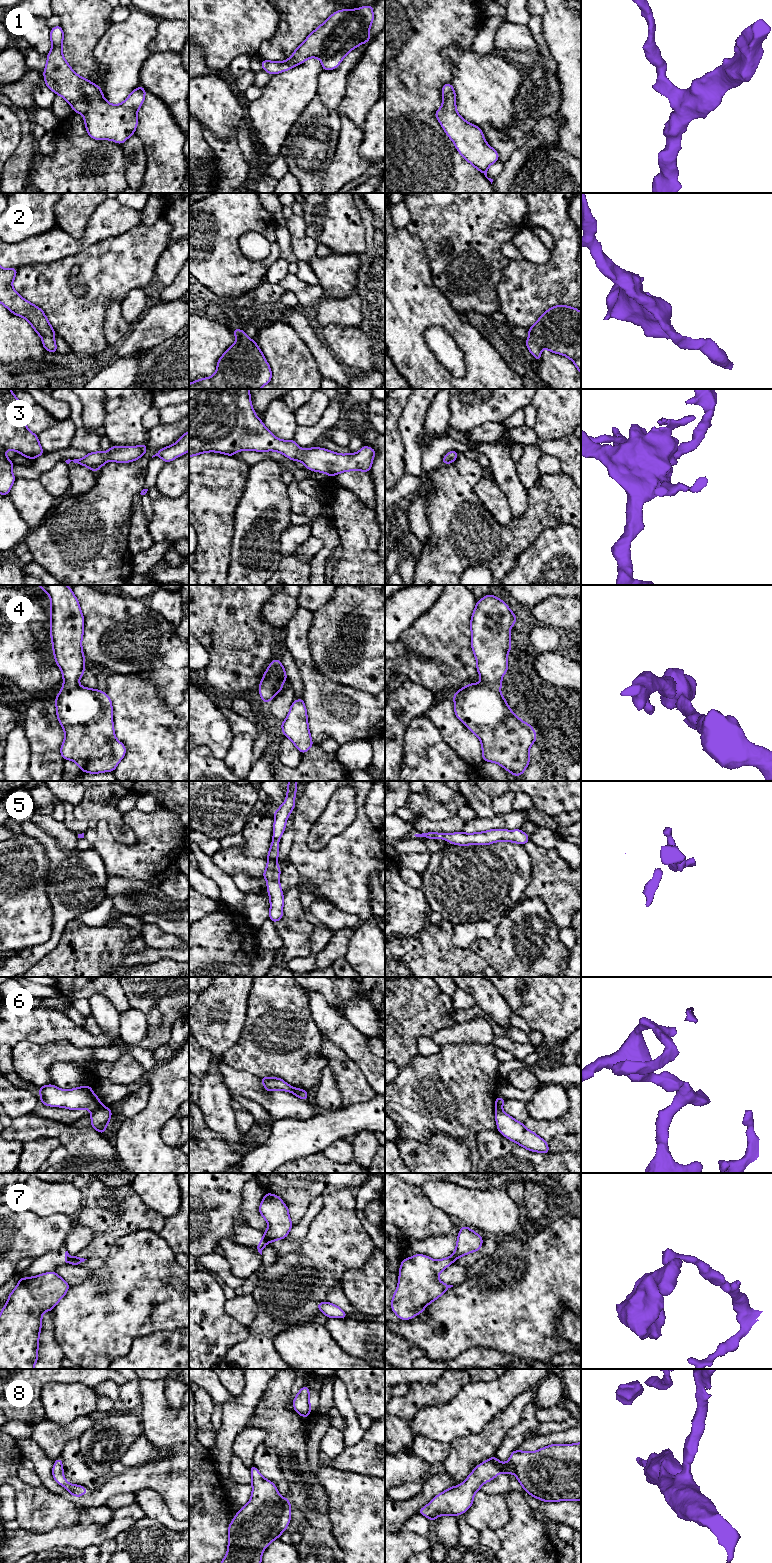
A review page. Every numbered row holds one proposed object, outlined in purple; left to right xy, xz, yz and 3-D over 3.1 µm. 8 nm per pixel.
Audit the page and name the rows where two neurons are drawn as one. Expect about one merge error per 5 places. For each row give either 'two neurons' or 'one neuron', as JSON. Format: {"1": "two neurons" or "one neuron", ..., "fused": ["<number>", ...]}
{"1": "one neuron", "2": "one neuron", "3": "one neuron", "4": "one neuron", "5": "one neuron", "6": "two neurons", "7": "two neurons", "8": "one neuron", "fused": ["6", "7"]}

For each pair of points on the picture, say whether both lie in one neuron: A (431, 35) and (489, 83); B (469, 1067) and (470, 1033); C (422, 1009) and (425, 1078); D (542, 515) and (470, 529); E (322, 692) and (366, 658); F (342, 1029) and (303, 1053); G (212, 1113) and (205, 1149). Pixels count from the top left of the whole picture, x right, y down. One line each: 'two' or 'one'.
A: two
B: two
C: two
D: one
E: two
F: two
G: two

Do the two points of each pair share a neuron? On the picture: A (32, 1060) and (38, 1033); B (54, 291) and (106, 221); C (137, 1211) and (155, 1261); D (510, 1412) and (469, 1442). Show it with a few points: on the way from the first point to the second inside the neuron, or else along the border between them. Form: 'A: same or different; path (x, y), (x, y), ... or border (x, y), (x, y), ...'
A: different; border (59, 1040), (47, 1043), (19, 1041), (13, 1047)
B: different; border (109, 238), (94, 243), (77, 253)
C: different; border (157, 1232), (132, 1230), (121, 1236)
D: same; path (501, 1423), (480, 1442)

